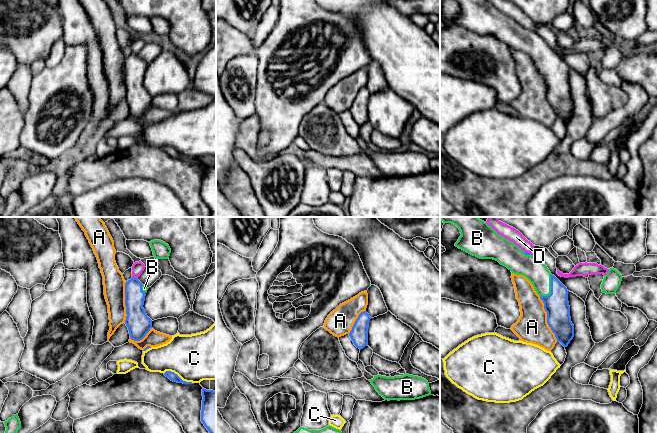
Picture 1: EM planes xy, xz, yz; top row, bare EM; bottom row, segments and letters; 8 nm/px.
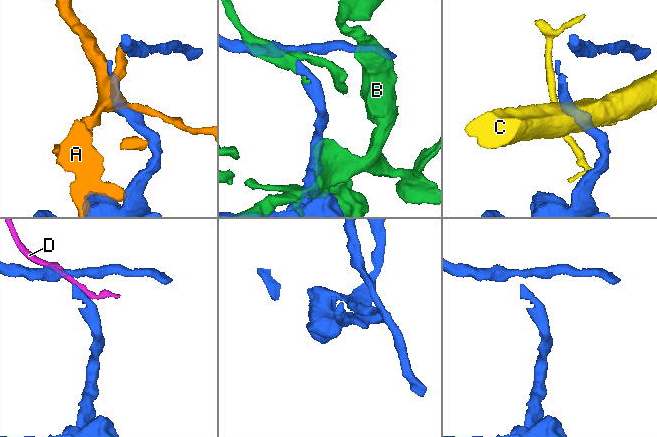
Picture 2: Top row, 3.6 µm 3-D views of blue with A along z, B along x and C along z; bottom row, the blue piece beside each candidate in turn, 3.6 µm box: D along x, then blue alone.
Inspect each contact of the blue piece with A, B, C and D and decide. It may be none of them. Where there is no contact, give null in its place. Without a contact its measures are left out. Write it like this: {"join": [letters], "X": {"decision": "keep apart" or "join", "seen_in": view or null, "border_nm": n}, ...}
{"join": ["B"], "A": {"decision": "keep apart", "seen_in": "yz", "border_nm": 400}, "B": {"decision": "join", "seen_in": "yz", "border_nm": 200}, "C": {"decision": "keep apart", "seen_in": "xy", "border_nm": 260}, "D": {"decision": "keep apart", "seen_in": "xy", "border_nm": 40}}

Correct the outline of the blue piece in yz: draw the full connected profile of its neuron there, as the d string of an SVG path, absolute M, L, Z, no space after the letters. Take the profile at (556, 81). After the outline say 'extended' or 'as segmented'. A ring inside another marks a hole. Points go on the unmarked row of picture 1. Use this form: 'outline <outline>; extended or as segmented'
outline M454 0L461 9L455 22L480 35L493 35L506 42L512 49L525 52L544 79L547 99L555 110L557 118L567 123L574 113L574 101L571 98L567 64L551 50L547 42L535 32L522 27L517 21L499 11L488 0Z; extended

